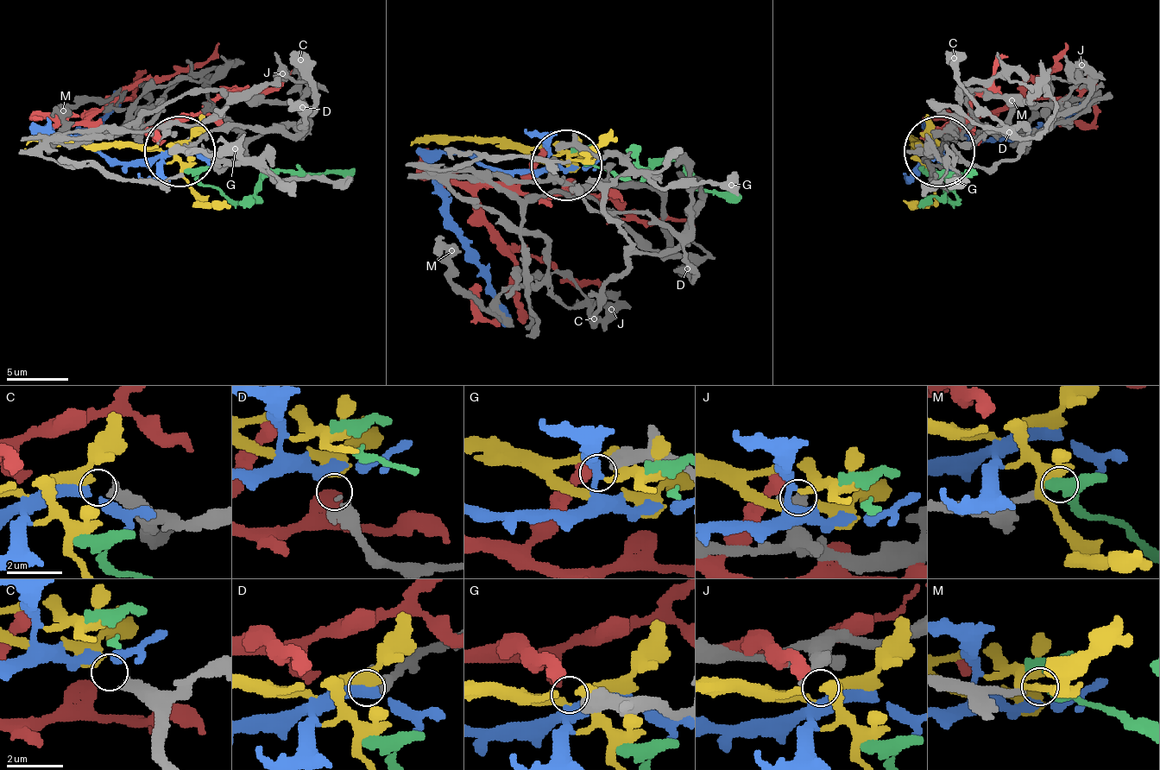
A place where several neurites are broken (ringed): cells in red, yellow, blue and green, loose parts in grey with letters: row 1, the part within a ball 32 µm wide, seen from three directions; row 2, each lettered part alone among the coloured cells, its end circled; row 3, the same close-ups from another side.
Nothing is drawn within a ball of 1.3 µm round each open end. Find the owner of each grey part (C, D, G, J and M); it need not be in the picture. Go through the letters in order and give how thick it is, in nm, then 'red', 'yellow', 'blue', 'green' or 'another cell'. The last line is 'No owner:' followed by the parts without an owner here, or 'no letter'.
C: calibre 400 nm; yellow
D: calibre 500 nm; blue
G: calibre 480 nm; red
J: calibre 500 nm; another cell
M: calibre 280 nm; green
No owner: J

